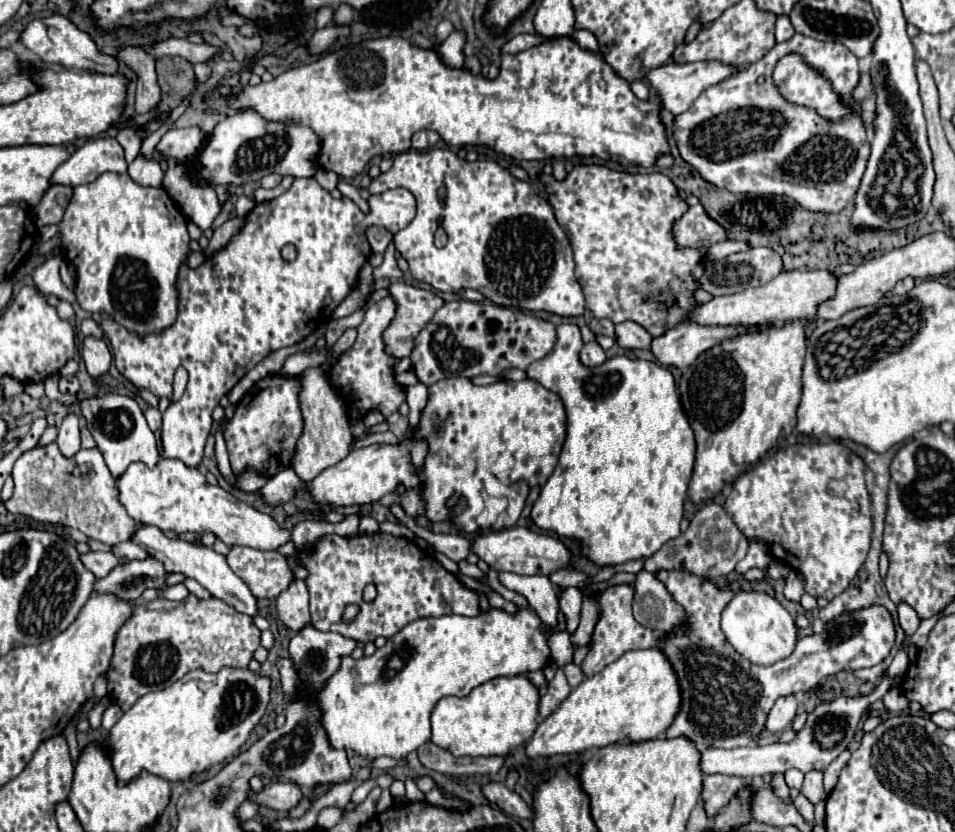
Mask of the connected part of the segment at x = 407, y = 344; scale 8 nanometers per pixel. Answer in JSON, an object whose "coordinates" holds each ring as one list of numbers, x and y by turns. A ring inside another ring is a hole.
{"coordinates":[[393,282,389,286,391,296,397,302,397,316,385,330,383,340,387,352,395,358,405,358,415,348,415,336,427,326,427,320,445,304,441,296,431,290,423,290,405,282]]}

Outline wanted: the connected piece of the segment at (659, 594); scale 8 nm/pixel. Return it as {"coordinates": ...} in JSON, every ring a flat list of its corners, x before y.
{"coordinates":[[647,570,637,572,633,588,633,616,645,628,671,632,687,620,683,606,673,600,657,574]]}

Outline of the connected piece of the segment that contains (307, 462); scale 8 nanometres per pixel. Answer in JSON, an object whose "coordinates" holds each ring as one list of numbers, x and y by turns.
{"coordinates":[[309,368,301,374,303,390,299,394,301,412,305,418,303,436,297,440,297,452,293,458,293,470,301,480,313,480,323,472,323,468,331,468,343,460,351,452,353,446,353,434,349,430,347,414,345,414,345,402,337,396,337,392,331,388,325,372,321,368]]}

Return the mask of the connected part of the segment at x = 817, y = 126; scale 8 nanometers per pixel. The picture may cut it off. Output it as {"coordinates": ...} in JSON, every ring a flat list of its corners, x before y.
{"coordinates":[[795,34,759,62,739,68,735,76,701,92,687,112,675,116,677,146,683,160,719,188,743,194,785,194,813,212,841,212,855,196,869,160,867,130,859,118,861,108,855,106,855,114,843,120,827,122,815,110,783,100,771,74,777,60,789,52,803,54,805,62,819,68,831,80,833,90,851,102,851,92,859,82,855,54,839,42,819,42]]}

